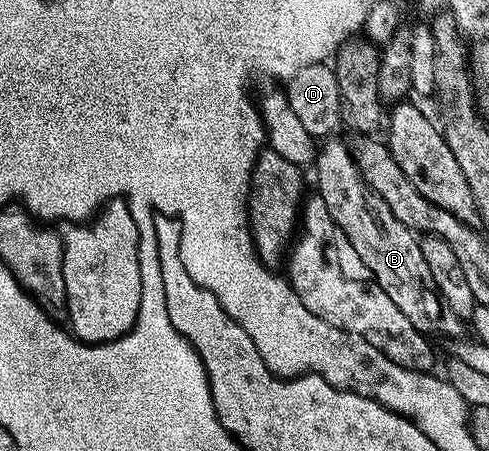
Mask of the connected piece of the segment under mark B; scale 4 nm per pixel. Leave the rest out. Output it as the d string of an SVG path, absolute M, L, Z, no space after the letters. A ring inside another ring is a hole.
M329 138L322 144L325 145L322 148L320 145L315 156L316 191L323 202L327 202L331 218L349 240L353 256L365 263L366 270L370 272L368 275L383 289L387 298L403 310L411 326L426 334L448 333L451 325L441 322L443 301L433 286L427 262L423 262L423 250L414 229L403 226L403 222L391 214L387 202L383 202L369 183L362 180L348 143L340 144L337 138Z

